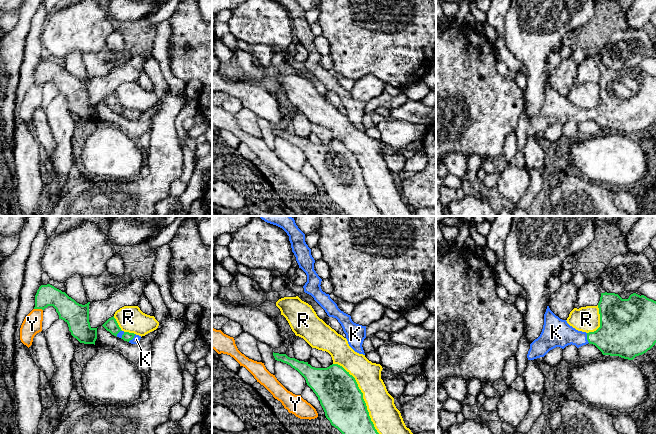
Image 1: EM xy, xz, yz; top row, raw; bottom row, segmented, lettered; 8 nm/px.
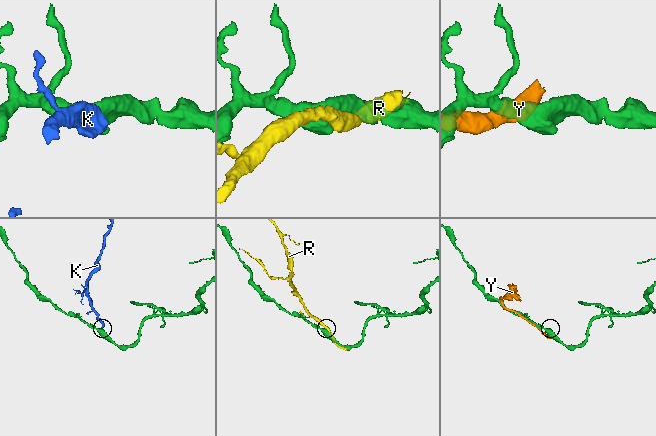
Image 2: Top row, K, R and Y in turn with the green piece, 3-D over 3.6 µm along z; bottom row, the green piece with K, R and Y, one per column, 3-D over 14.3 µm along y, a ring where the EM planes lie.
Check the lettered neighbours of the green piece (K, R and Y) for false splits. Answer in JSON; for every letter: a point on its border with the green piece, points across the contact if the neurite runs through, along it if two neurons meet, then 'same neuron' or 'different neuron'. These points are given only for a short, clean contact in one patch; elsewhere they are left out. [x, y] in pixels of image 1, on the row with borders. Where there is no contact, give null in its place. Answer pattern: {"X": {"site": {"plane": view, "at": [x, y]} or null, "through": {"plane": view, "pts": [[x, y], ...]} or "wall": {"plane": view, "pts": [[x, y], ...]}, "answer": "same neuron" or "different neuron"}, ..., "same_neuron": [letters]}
{"K": {"site": {"plane": "yz", "at": [587, 338]}, "through": {"plane": "yz", "pts": [[618, 335], [611, 338], [587, 338], [576, 338], [557, 333]]}, "answer": "same neuron"}, "R": {"site": {"plane": "xz", "at": [362, 395]}, "answer": "different neuron"}, "Y": {"site": {"plane": "xy", "at": [38, 308]}, "answer": "different neuron"}, "same_neuron": ["K"]}

